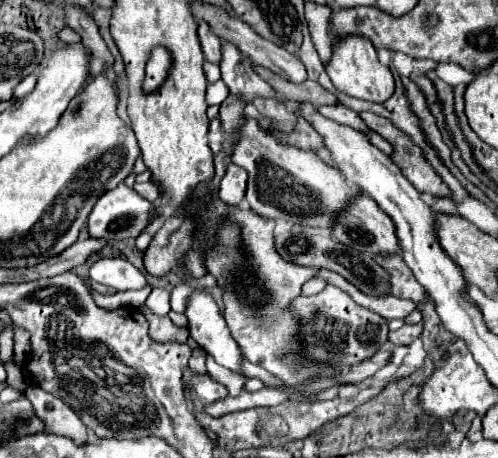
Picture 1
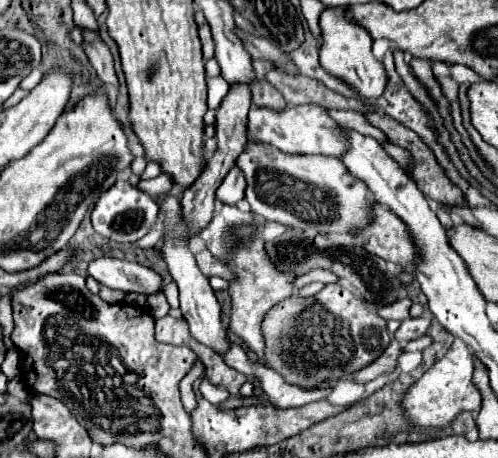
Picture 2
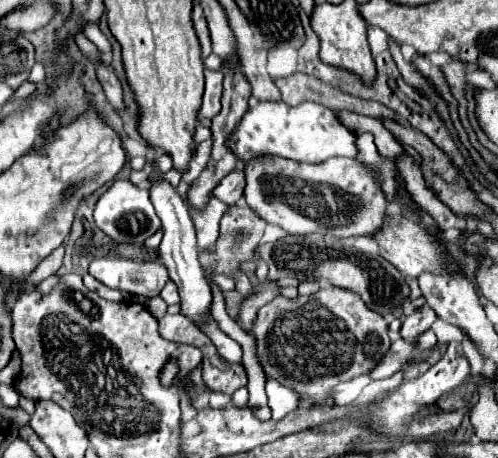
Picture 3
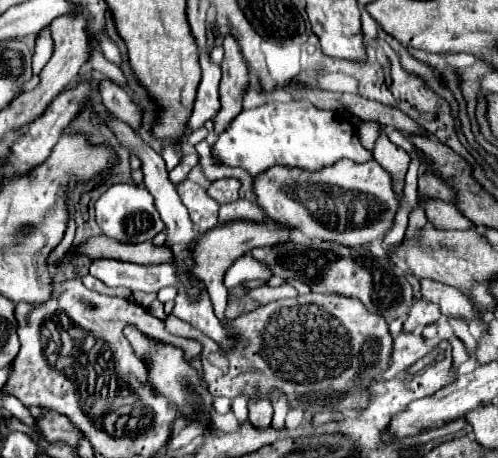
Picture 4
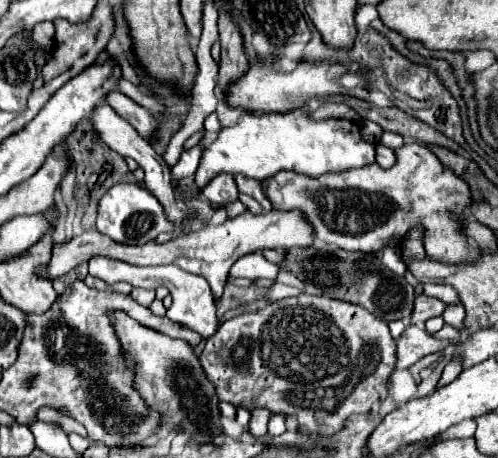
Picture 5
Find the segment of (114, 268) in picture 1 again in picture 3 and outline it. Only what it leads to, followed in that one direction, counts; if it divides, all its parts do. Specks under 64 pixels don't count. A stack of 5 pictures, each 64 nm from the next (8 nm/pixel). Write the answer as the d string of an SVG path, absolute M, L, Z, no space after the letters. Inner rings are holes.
M108 256L92 260L90 274L108 288L118 288L136 296L158 296L170 280L168 268L160 262L132 262Z

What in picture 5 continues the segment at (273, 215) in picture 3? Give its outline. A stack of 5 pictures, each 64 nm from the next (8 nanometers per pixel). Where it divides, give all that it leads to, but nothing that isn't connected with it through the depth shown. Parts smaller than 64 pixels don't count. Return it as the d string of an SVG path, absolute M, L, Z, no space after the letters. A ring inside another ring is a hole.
M422 142L404 144L394 150L394 154L396 162L388 170L370 164L368 168L352 168L350 172L320 178L280 172L280 176L262 182L264 194L276 210L300 208L304 216L312 220L316 238L340 250L380 254L388 242L402 242L414 226L422 226L422 244L430 260L444 264L474 264L482 252L468 242L462 224L464 212L472 206L470 186L446 168Z

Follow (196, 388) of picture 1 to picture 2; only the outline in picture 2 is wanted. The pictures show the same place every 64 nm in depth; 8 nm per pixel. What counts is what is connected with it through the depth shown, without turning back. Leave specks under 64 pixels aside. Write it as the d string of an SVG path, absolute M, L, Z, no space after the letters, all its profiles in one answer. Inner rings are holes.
M202 380L202 384L200 384L200 392L202 392L202 396L204 396L210 404L214 404L214 406L220 406L222 402L228 400L228 392L226 392L224 388L220 388L220 386L210 384L208 380Z

